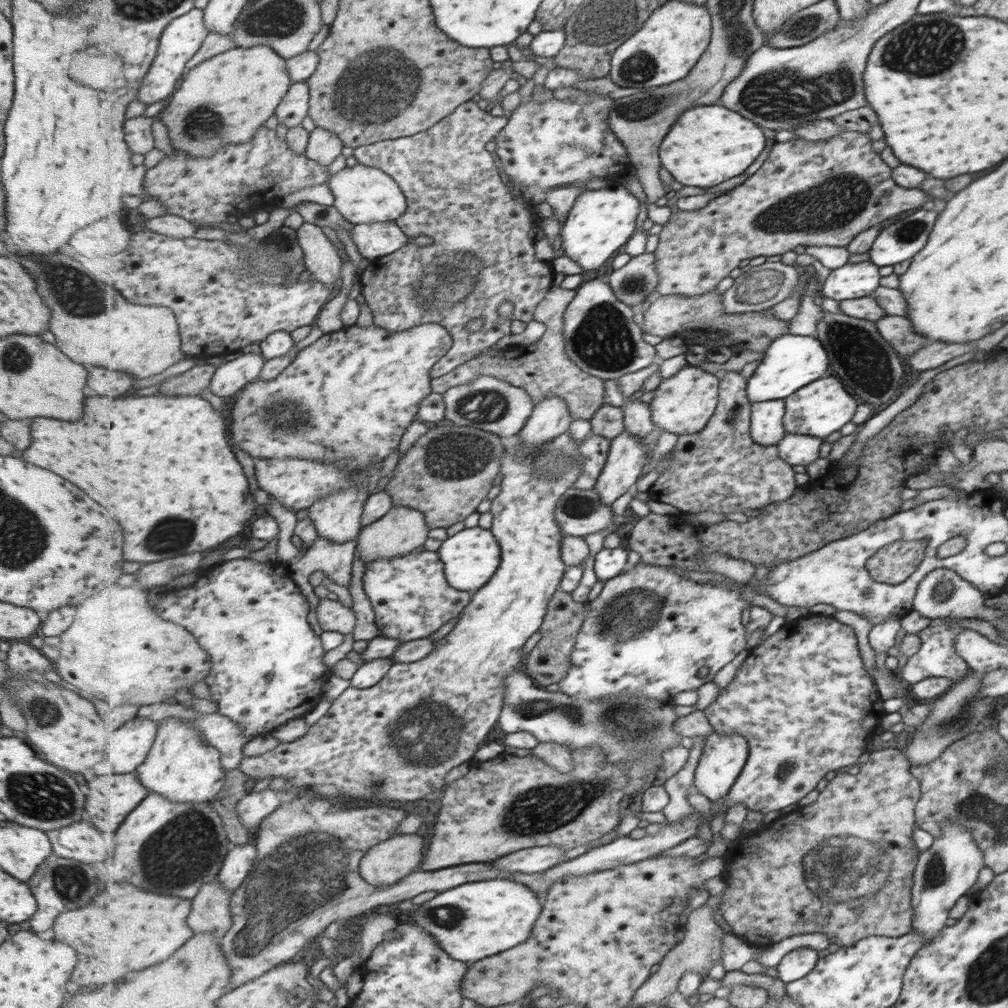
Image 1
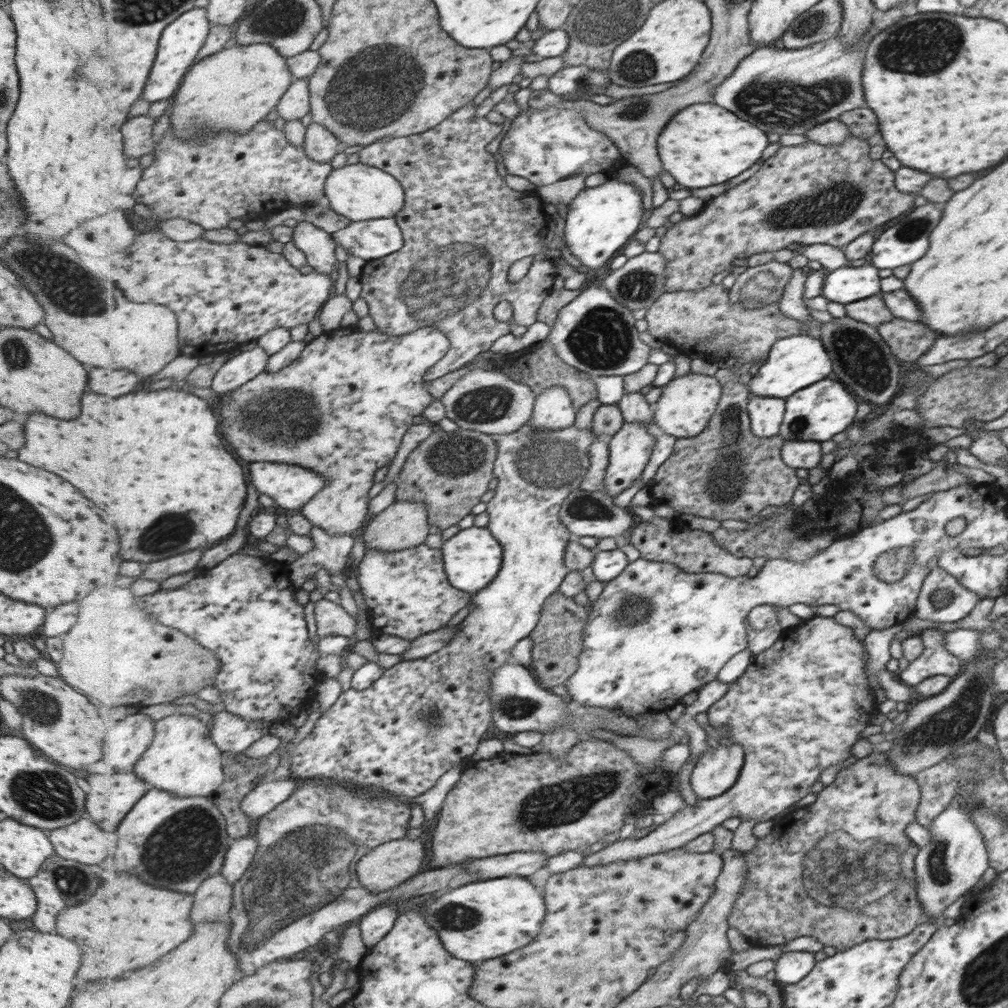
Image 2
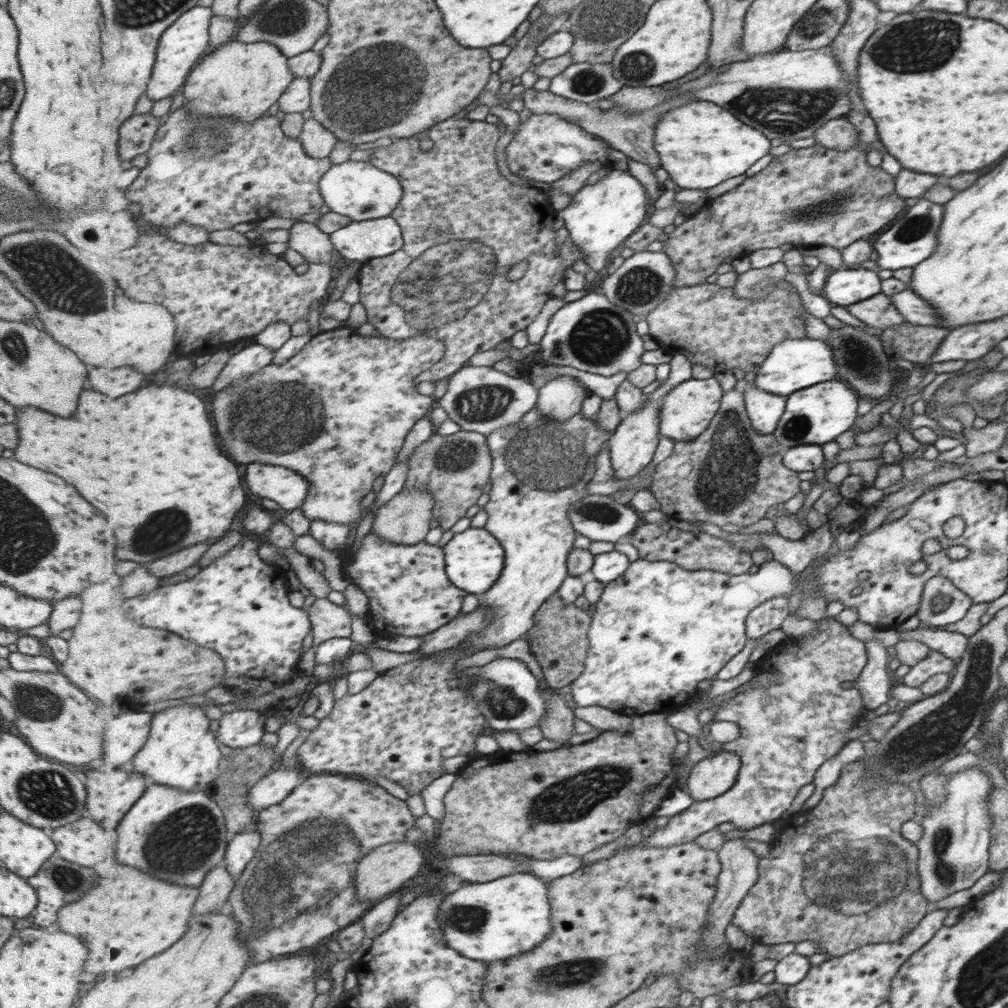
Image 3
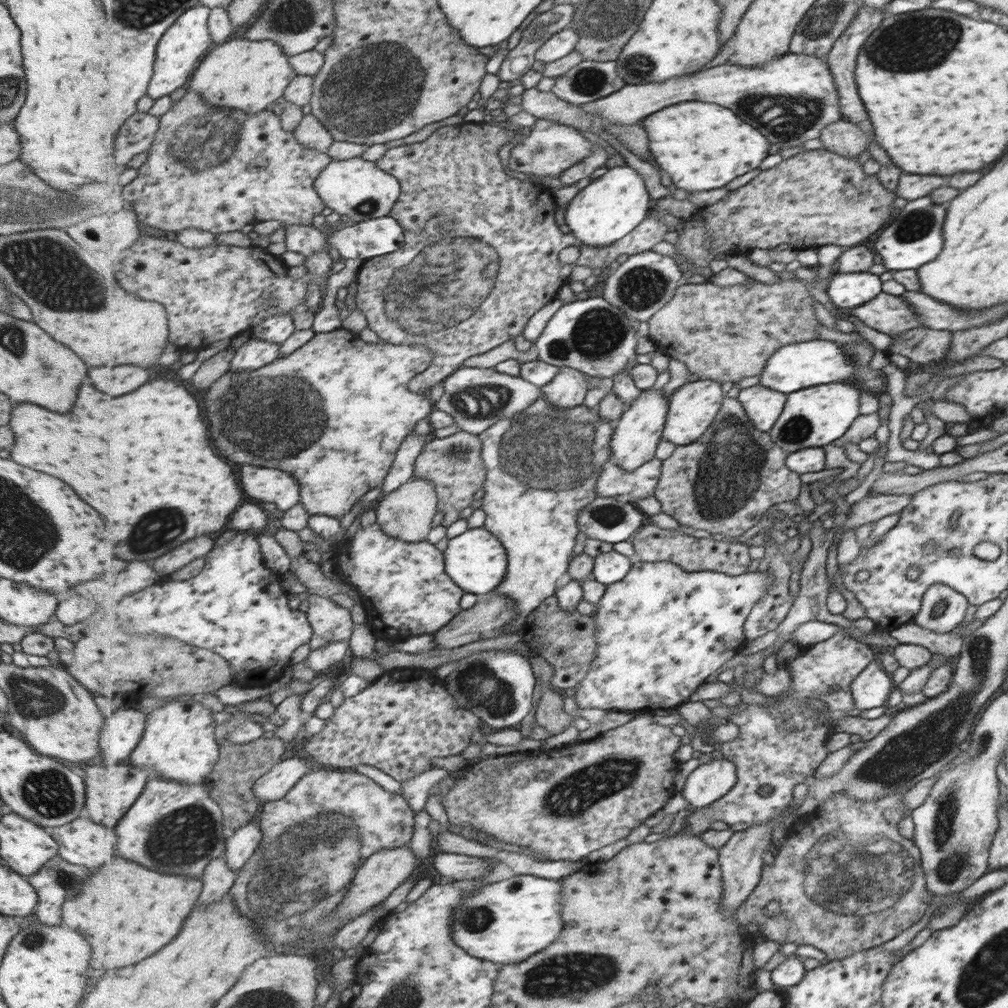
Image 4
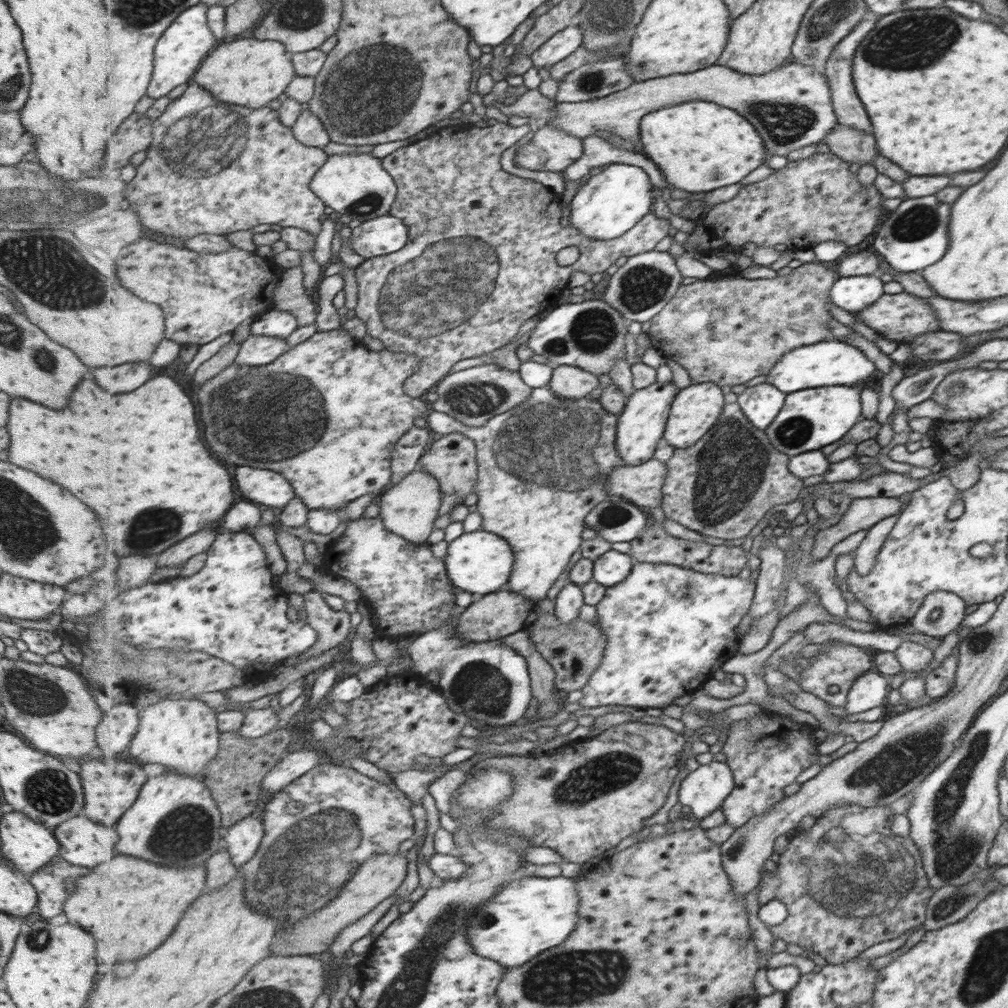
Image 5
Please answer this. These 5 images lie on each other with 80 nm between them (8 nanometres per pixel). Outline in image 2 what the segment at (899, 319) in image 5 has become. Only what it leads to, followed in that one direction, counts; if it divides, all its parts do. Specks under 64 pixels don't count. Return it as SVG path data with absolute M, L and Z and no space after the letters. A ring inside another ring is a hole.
M879 294L844 304L843 308L845 309L845 316L872 327L880 326L884 322L894 319L892 312L886 307L882 296Z

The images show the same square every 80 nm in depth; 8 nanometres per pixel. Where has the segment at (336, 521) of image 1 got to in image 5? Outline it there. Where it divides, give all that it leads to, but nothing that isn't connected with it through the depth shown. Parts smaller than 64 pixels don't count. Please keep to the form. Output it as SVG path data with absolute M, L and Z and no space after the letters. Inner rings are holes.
M339 328L335 330L317 332L309 340L291 347L284 355L279 356L271 364L254 367L249 365L230 364L223 372L211 380L199 386L199 402L201 402L201 422L205 424L205 438L209 440L209 446L225 460L227 464L237 466L253 466L253 468L265 468L279 472L287 477L296 496L299 497L310 510L333 510L340 511L353 500L367 494L379 494L389 489L393 479L393 452L400 443L400 438L415 426L415 418L419 418L431 412L430 404L405 392L404 384L413 373L419 370L422 358L416 354L403 354L383 349L381 351L369 350L359 339L353 338L347 330Z

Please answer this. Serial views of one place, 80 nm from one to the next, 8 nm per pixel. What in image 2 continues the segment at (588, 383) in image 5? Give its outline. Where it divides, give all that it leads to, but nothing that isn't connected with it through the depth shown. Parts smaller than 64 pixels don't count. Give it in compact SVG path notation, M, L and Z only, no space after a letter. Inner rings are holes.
M563 385L546 388L536 397L532 427L538 431L552 431L573 427L578 408L570 389Z

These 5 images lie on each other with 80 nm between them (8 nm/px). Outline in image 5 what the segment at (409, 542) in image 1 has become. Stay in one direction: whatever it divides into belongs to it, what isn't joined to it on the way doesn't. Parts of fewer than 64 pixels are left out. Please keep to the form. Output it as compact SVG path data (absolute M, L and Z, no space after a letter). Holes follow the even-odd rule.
M417 468L401 484L386 490L381 497L380 516L384 525L395 534L414 543L426 543L436 528L442 498L439 482L425 470Z

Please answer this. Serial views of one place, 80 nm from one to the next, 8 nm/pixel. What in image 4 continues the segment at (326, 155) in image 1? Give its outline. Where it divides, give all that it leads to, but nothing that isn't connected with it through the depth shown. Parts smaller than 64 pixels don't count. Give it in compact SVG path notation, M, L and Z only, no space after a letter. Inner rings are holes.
M311 113L303 117L302 123L295 130L295 135L301 144L322 153L329 152L331 144L336 141L332 131Z

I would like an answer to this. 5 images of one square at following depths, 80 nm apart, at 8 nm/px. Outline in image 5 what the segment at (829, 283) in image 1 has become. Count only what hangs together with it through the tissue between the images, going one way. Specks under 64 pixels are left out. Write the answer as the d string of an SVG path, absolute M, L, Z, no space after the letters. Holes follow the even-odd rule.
M877 275L842 276L837 284L832 284L829 298L841 310L855 315L875 303L883 294L883 283Z

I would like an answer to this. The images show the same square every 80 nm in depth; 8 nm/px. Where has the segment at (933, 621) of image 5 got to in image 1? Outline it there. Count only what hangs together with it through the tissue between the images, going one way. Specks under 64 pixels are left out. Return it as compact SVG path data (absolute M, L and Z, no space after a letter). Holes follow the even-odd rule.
M937 568L928 572L924 579L920 581L911 610L915 610L923 618L929 619L976 618L991 622L1003 612L994 609L994 607L983 607L983 600L986 597L979 589L975 589L969 582L957 576L956 572L947 568Z

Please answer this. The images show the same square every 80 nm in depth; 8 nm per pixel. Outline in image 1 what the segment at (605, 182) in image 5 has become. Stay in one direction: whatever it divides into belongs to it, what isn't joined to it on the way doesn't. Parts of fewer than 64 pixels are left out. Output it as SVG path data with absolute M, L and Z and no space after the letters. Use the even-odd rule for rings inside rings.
M614 181L602 189L585 190L561 228L561 243L566 256L579 264L584 272L605 266L635 234L639 214L641 200Z

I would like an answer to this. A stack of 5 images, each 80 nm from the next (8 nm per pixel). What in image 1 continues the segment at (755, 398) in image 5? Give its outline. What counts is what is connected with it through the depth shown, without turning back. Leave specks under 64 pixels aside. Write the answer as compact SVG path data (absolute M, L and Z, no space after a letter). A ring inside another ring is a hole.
M784 399L752 403L752 440L761 446L776 445L783 438Z

